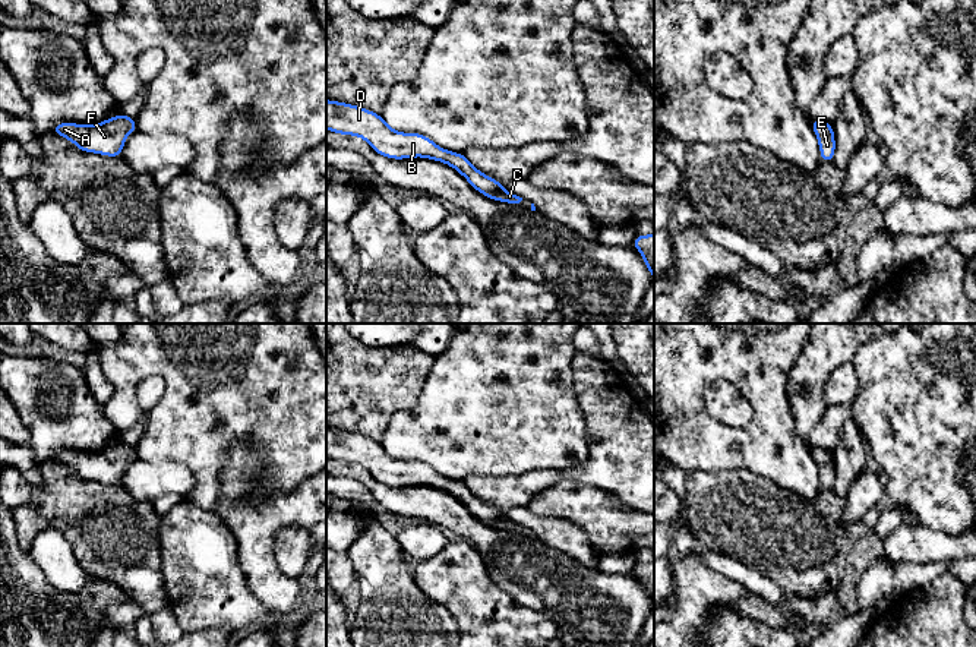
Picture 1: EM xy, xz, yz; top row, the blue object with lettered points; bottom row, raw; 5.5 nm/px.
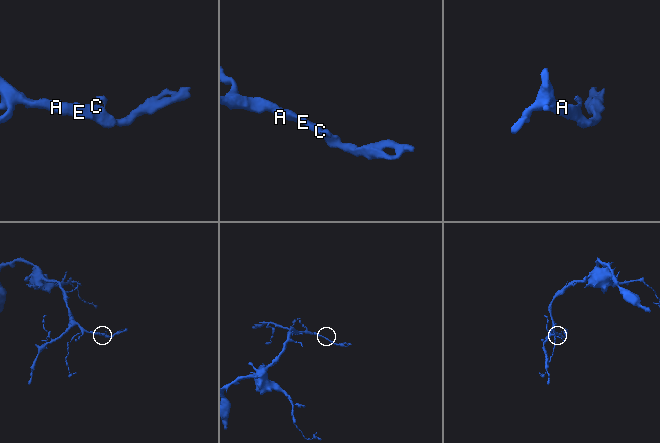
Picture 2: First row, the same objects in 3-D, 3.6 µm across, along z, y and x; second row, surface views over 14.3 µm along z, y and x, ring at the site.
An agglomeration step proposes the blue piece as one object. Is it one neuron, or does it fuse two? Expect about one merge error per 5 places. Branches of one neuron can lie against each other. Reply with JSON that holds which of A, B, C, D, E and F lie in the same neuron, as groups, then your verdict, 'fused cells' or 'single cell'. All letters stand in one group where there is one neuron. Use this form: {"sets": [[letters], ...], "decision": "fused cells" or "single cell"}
{"sets": [["A", "B", "C", "D", "E", "F"]], "decision": "single cell"}

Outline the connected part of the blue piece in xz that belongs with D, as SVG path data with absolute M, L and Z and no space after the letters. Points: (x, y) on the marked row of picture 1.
M326 100L326 129L339 135L360 136L376 154L394 160L423 157L445 162L462 174L468 183L493 201L519 203L522 198L505 190L495 179L483 174L464 154L445 151L427 136L391 129L380 114L363 107Z

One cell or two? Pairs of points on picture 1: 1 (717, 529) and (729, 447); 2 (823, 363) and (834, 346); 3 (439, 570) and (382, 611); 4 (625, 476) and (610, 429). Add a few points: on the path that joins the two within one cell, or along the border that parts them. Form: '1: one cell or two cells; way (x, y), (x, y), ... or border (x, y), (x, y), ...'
1: two cells; border (692, 470), (751, 470), (760, 476)
2: one cell; way (827, 359), (831, 350)
3: two cells; border (411, 570), (414, 583), (430, 599), (444, 606)
4: one cell; way (625, 464), (625, 445), (622, 441)

